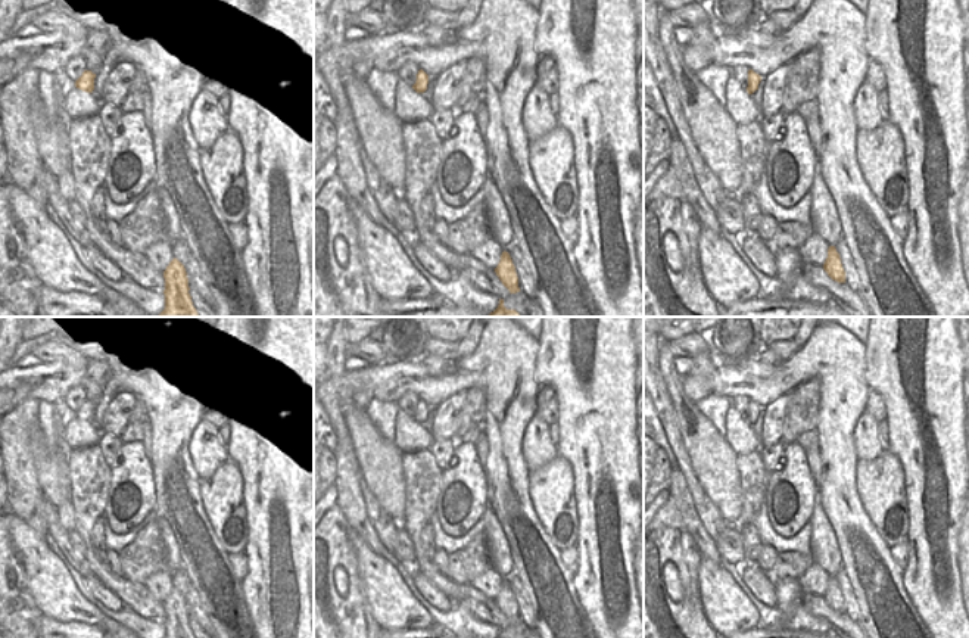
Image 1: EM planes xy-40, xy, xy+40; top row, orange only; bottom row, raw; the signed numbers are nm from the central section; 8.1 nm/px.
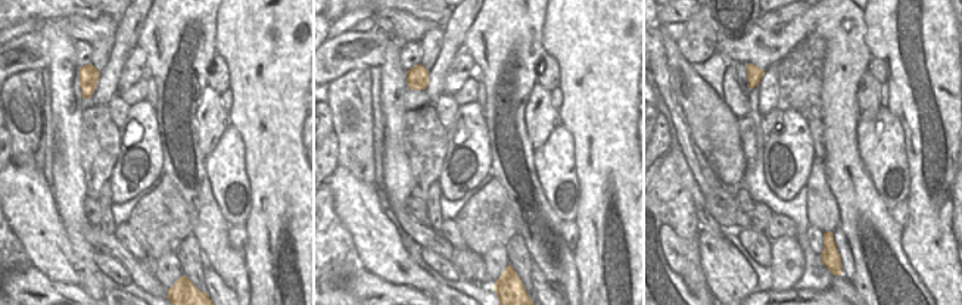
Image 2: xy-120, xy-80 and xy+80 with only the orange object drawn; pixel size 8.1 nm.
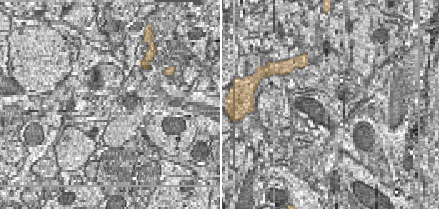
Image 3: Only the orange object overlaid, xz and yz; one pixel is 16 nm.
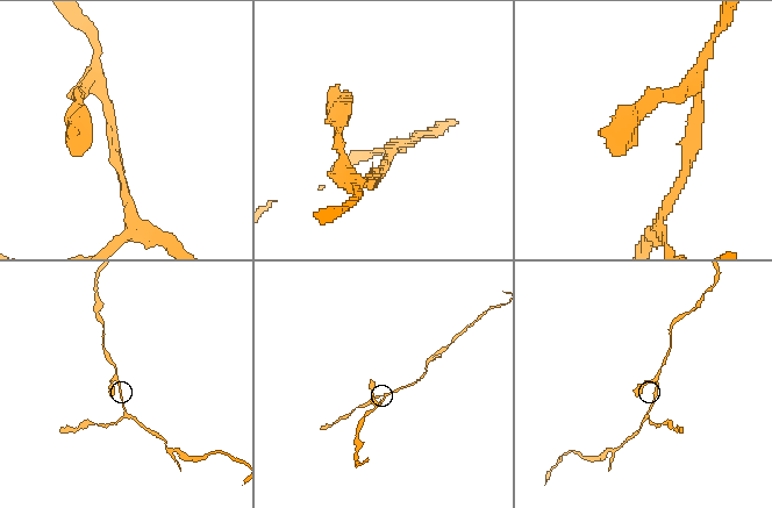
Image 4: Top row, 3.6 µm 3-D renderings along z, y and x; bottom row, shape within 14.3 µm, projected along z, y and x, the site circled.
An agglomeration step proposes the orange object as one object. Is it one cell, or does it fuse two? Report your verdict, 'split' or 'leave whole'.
leave whole

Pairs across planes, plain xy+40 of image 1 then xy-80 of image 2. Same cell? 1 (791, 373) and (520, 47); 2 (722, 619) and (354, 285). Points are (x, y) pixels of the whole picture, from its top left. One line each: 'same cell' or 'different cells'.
1: same cell
2: different cells

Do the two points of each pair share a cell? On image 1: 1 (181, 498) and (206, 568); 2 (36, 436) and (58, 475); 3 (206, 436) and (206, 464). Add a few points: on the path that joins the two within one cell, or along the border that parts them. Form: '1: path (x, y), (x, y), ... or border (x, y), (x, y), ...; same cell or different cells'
1: path (186, 516), (201, 550); same cell
2: path (37, 445), (41, 458), (49, 466); same cell
3: path (206, 444), (206, 457); same cell

